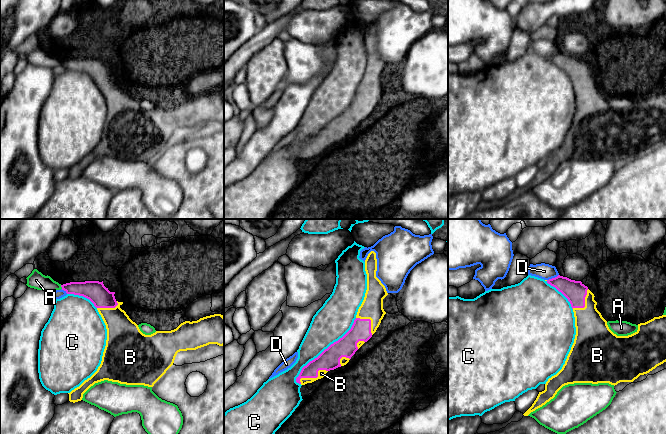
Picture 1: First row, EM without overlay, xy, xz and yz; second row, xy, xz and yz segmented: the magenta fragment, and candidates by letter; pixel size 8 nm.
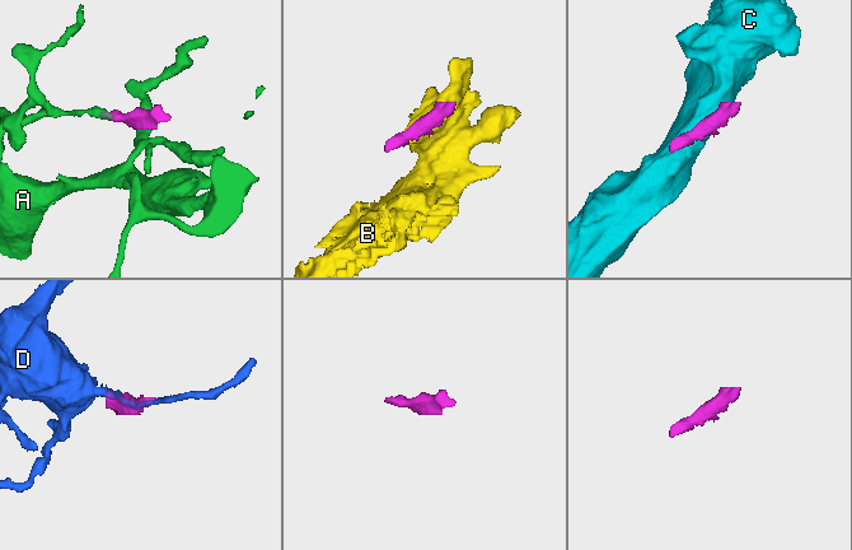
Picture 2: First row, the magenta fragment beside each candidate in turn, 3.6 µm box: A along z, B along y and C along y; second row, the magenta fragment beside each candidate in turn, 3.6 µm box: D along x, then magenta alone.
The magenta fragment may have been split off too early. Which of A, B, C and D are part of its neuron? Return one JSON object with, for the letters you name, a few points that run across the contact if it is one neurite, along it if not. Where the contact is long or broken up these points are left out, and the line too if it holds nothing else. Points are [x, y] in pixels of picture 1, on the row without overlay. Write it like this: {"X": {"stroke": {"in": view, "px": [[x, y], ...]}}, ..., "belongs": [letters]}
{"belongs": ["B"]}

